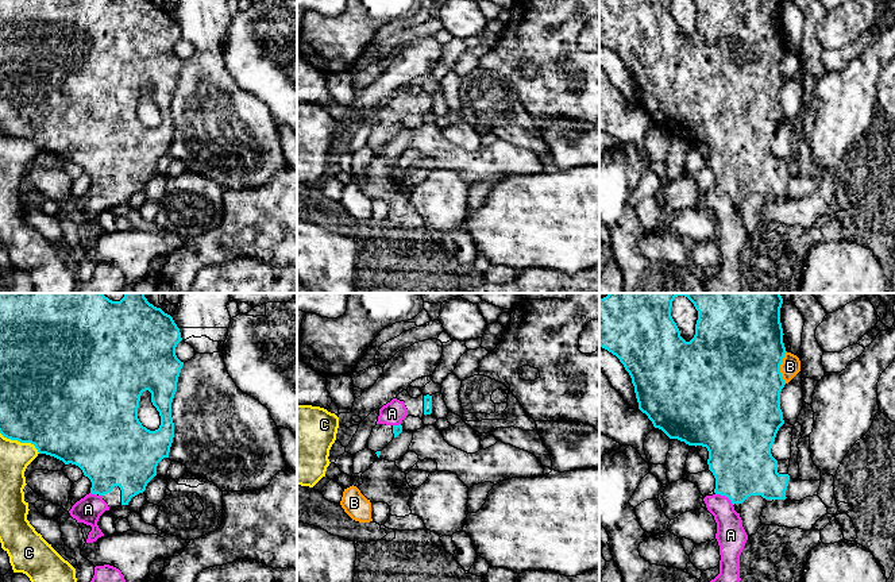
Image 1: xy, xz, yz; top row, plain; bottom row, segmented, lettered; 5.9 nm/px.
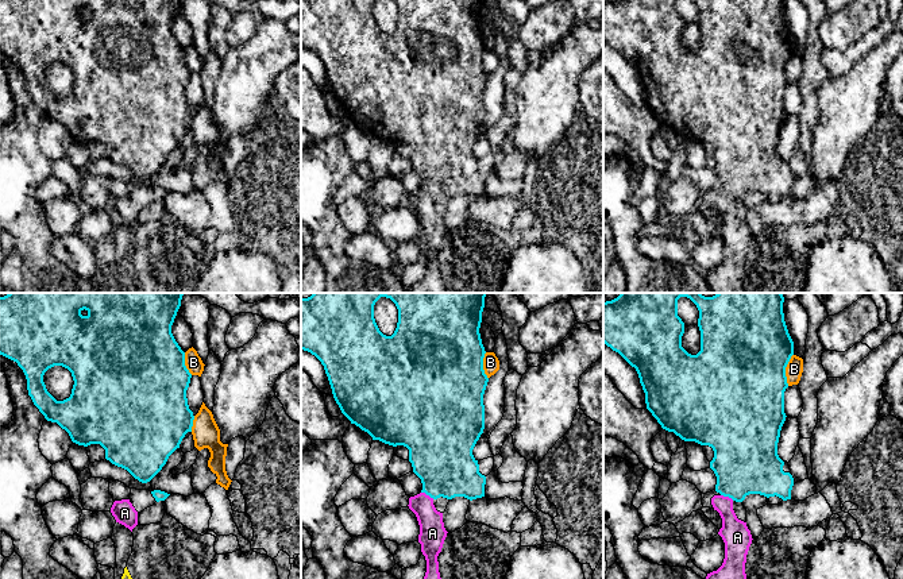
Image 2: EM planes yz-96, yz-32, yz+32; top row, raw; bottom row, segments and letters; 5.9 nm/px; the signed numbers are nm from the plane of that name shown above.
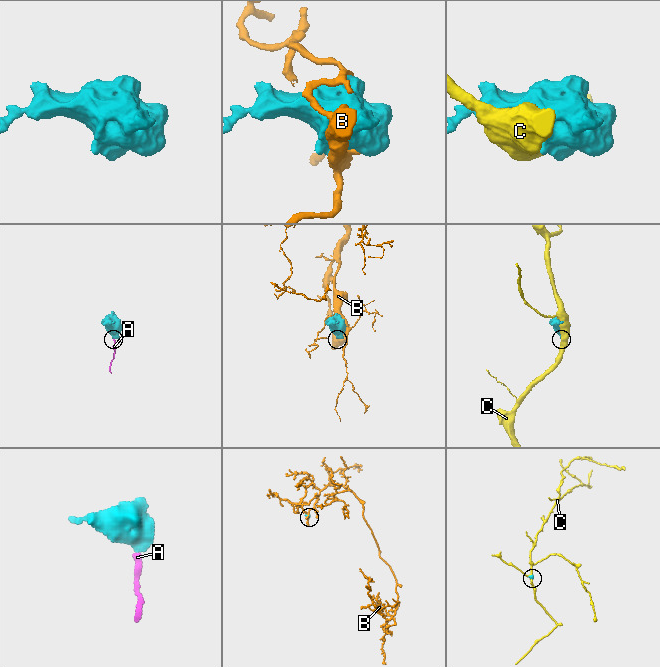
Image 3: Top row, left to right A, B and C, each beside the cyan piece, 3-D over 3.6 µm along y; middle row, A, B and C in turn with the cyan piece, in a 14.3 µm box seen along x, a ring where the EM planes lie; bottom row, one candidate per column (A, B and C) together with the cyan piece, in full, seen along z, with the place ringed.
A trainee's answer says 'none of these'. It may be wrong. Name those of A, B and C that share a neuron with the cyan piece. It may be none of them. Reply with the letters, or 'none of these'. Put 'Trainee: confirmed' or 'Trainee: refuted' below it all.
A
Trainee: refuted

